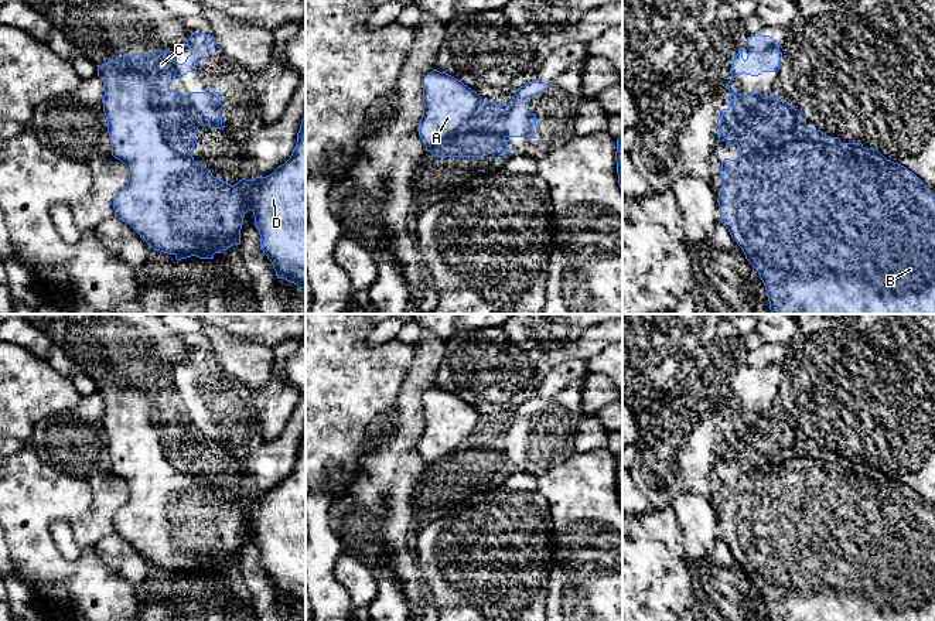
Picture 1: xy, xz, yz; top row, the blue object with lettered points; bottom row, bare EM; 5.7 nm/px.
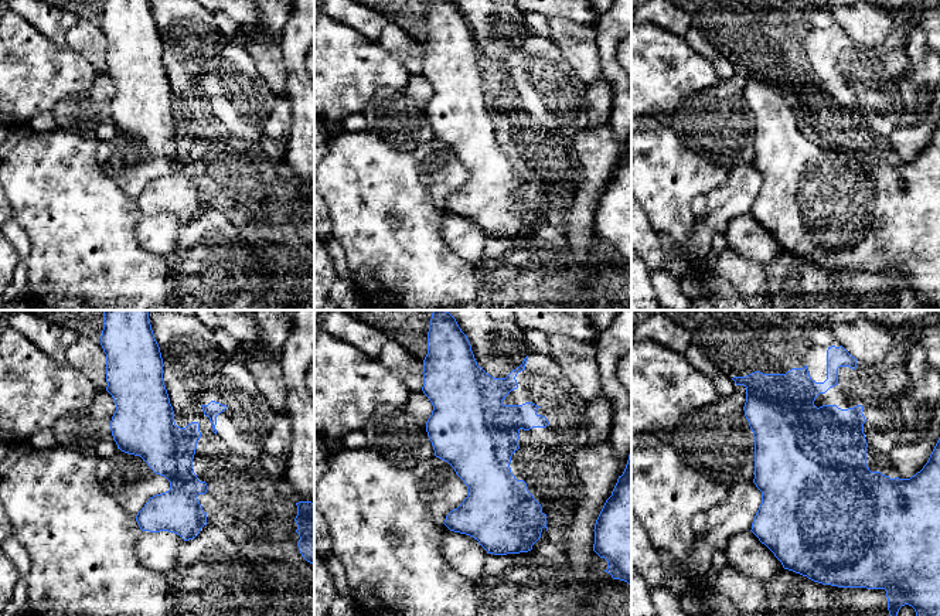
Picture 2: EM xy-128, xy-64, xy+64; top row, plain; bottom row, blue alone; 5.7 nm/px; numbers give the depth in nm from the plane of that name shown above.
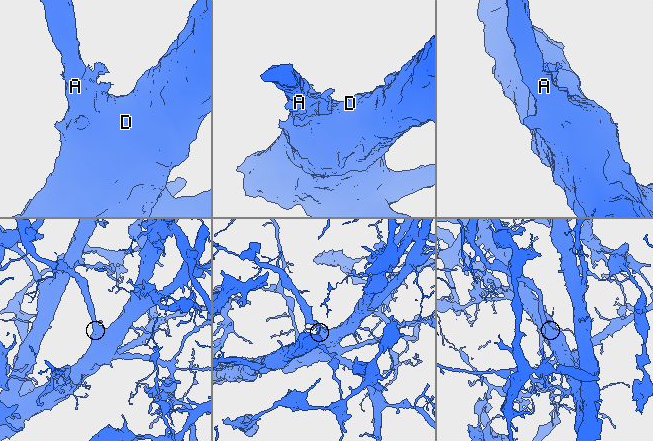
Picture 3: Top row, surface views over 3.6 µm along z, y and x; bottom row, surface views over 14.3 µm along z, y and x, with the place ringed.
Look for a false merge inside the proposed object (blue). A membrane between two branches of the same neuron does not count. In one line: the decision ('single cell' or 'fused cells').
fused cells

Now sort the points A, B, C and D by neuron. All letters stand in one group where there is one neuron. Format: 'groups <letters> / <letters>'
groups A B D / C

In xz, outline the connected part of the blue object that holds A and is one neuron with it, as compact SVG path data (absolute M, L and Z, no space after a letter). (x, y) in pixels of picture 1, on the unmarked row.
M433 386L423 395L423 433L417 448L434 474L482 474L487 467L498 475L511 470L506 454L533 454L533 443L505 443L477 436L481 413L454 393Z

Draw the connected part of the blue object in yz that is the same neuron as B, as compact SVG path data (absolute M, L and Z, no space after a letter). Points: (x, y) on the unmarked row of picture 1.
M774 409L768 414L750 414L740 426L723 426L717 441L719 458L726 457L726 464L736 460L741 470L737 477L721 478L723 504L717 515L720 538L758 588L770 621L935 621L935 512L928 509L927 502L912 488L887 477L877 465L825 454L820 447L806 443L802 429L779 417Z

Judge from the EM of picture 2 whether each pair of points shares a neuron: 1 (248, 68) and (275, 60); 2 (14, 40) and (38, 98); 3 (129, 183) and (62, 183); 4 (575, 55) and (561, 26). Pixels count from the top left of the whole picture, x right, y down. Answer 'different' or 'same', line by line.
1: different
2: same
3: different
4: same

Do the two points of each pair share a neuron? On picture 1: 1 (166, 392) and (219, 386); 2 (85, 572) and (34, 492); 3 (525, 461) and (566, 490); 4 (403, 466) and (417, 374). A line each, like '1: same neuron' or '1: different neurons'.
1: same neuron
2: same neuron
3: different neurons
4: same neuron

